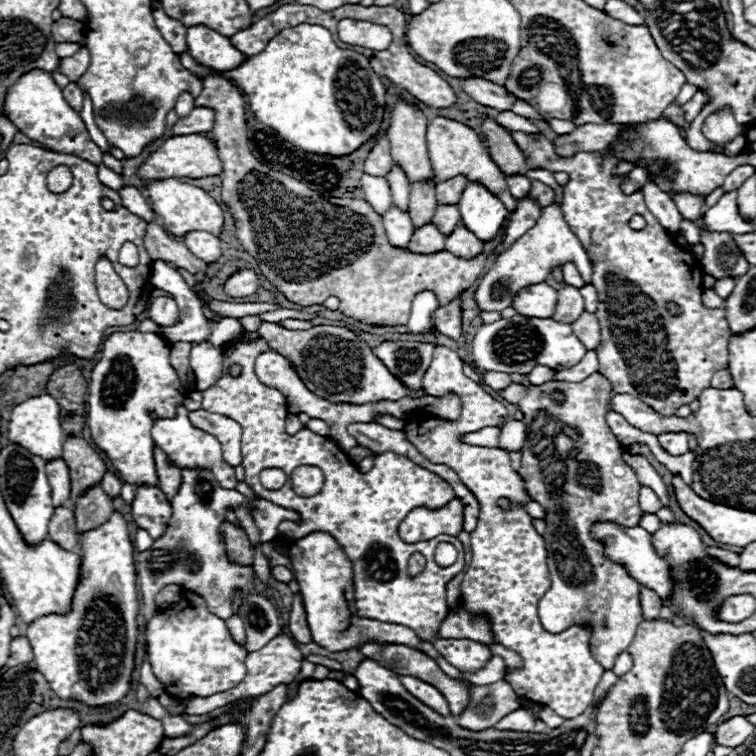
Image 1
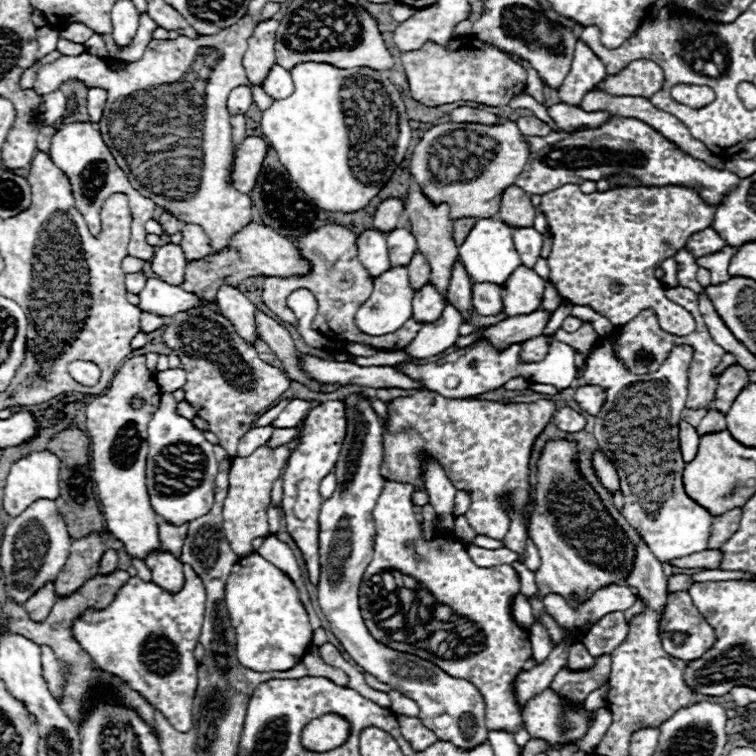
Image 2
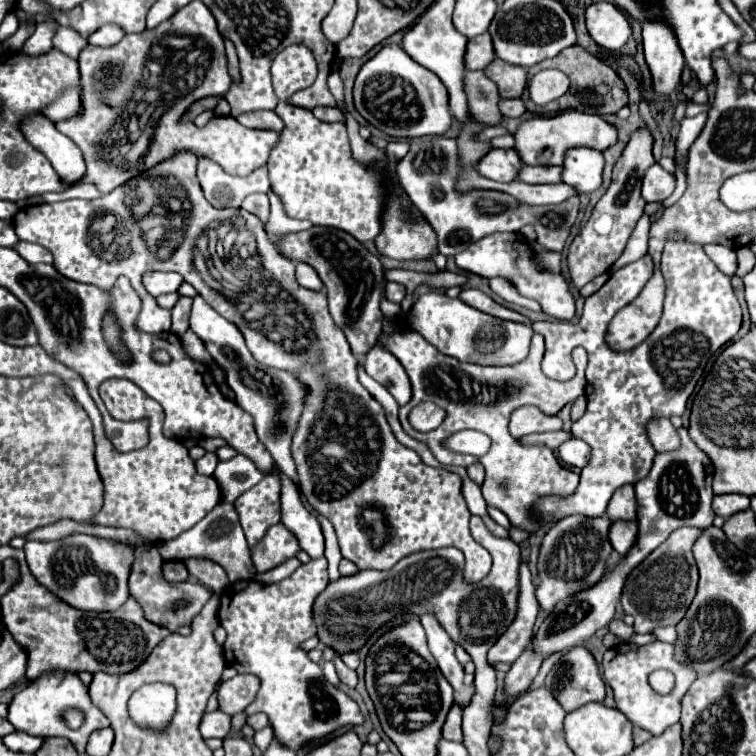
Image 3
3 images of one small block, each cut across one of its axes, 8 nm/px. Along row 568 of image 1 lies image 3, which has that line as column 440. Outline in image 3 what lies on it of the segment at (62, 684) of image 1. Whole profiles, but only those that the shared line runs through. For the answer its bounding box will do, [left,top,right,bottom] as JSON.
[354,44,452,138]

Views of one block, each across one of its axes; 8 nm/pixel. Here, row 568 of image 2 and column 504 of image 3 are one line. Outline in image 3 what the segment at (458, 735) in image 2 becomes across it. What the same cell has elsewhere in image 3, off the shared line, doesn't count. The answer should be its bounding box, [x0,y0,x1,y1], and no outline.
[408,290,534,366]

